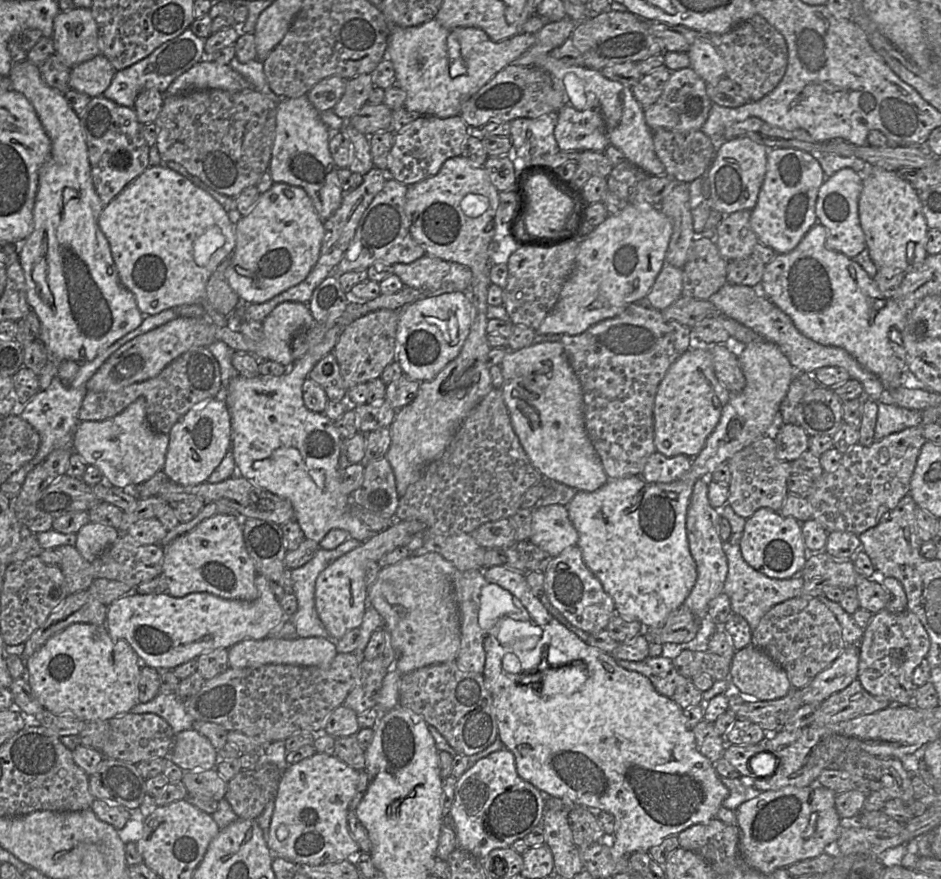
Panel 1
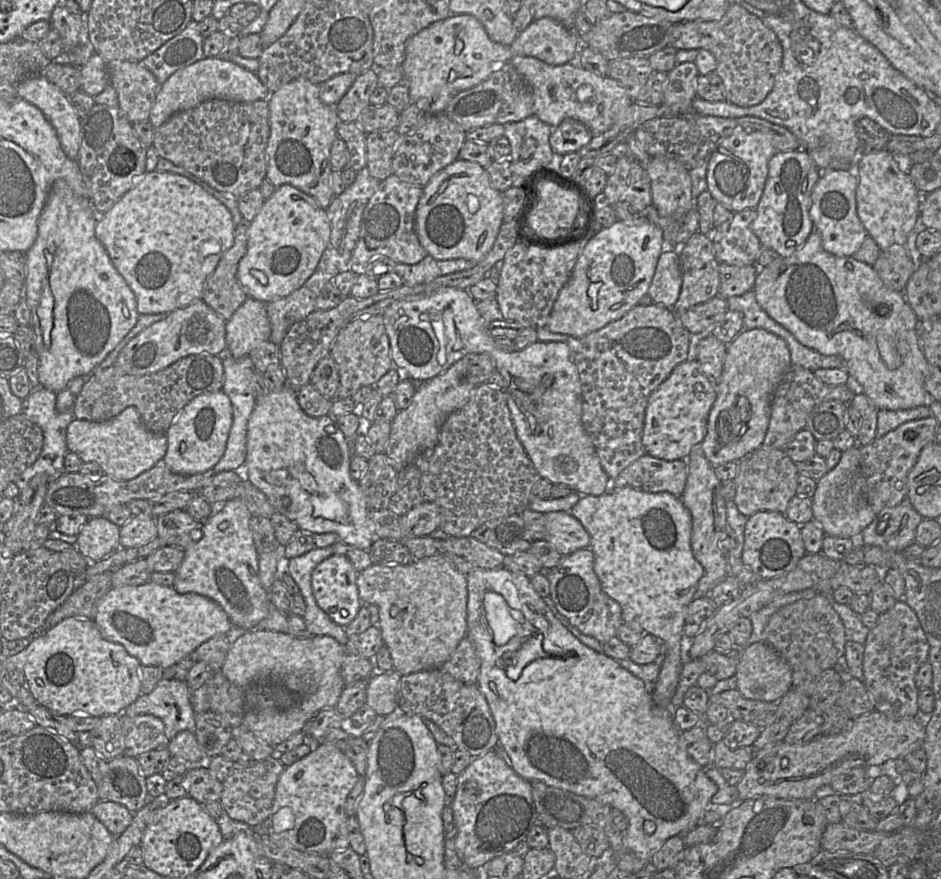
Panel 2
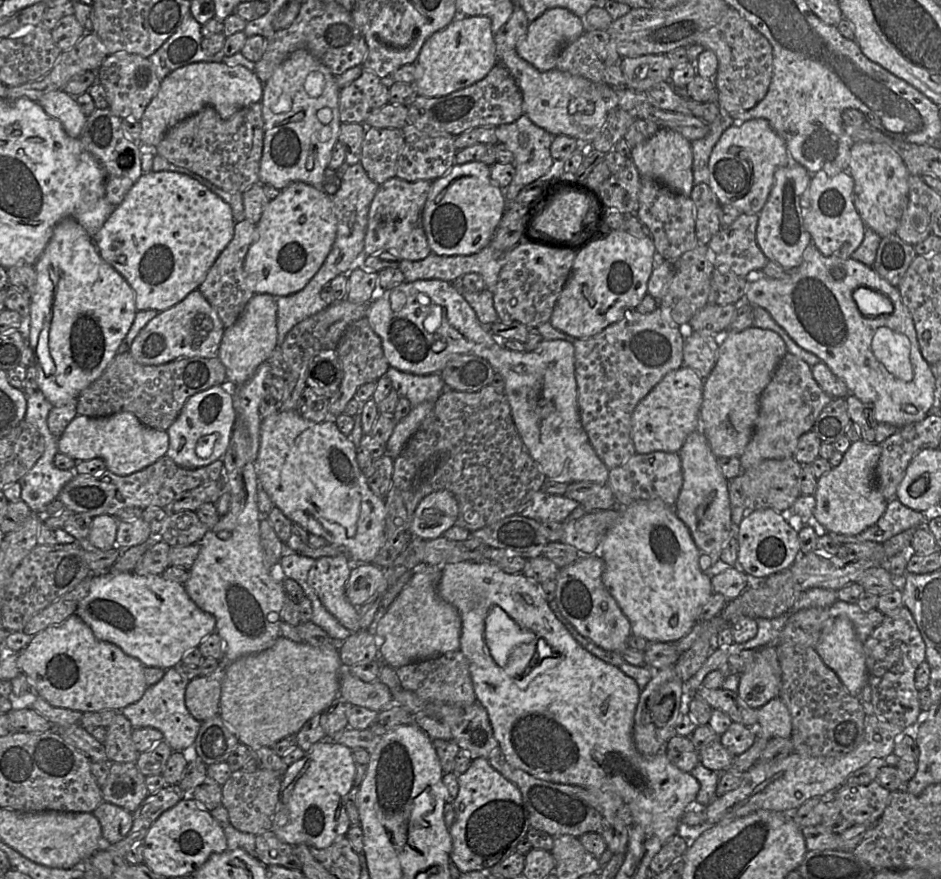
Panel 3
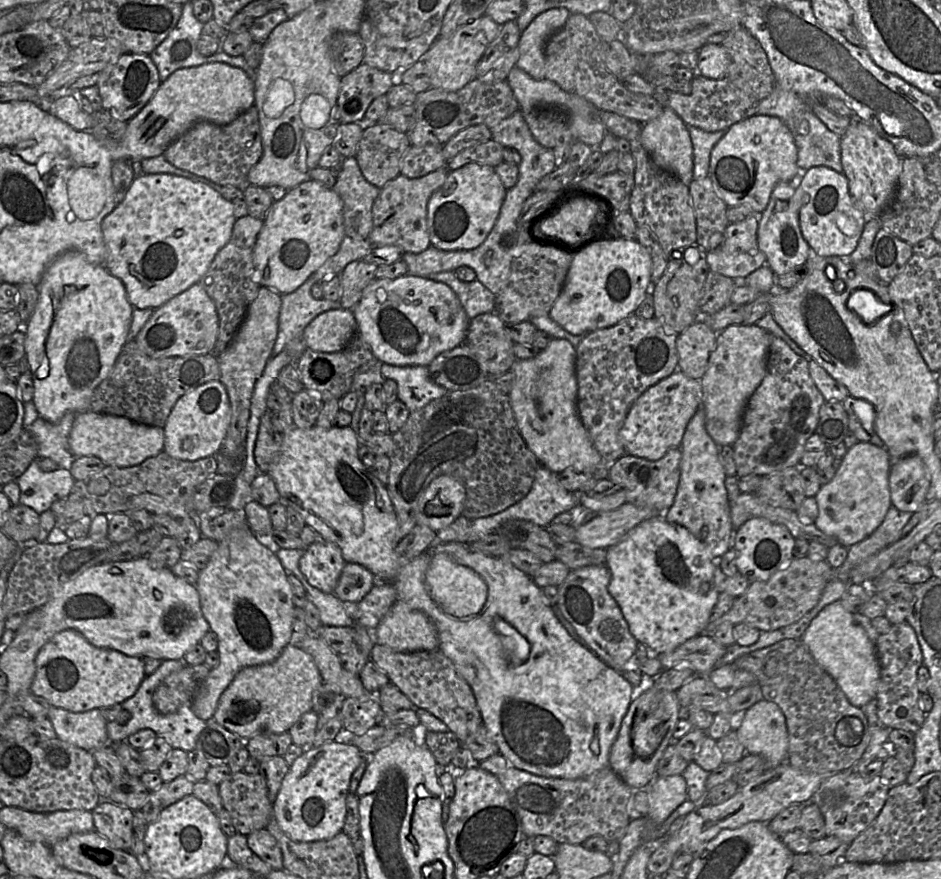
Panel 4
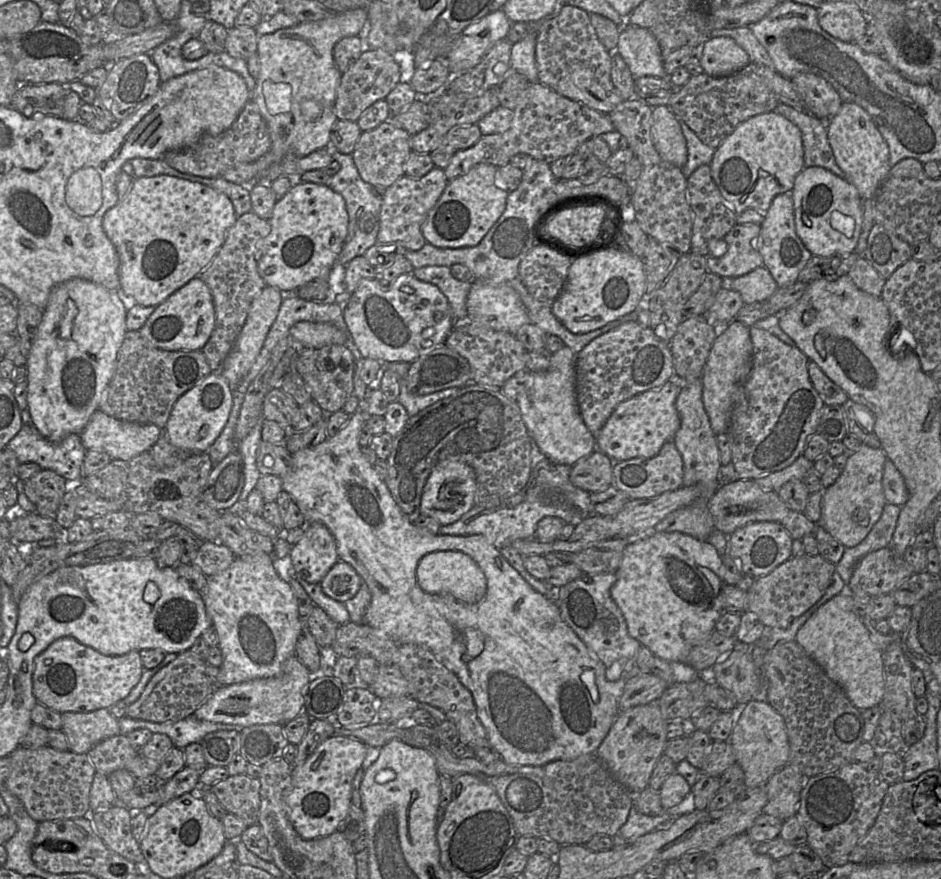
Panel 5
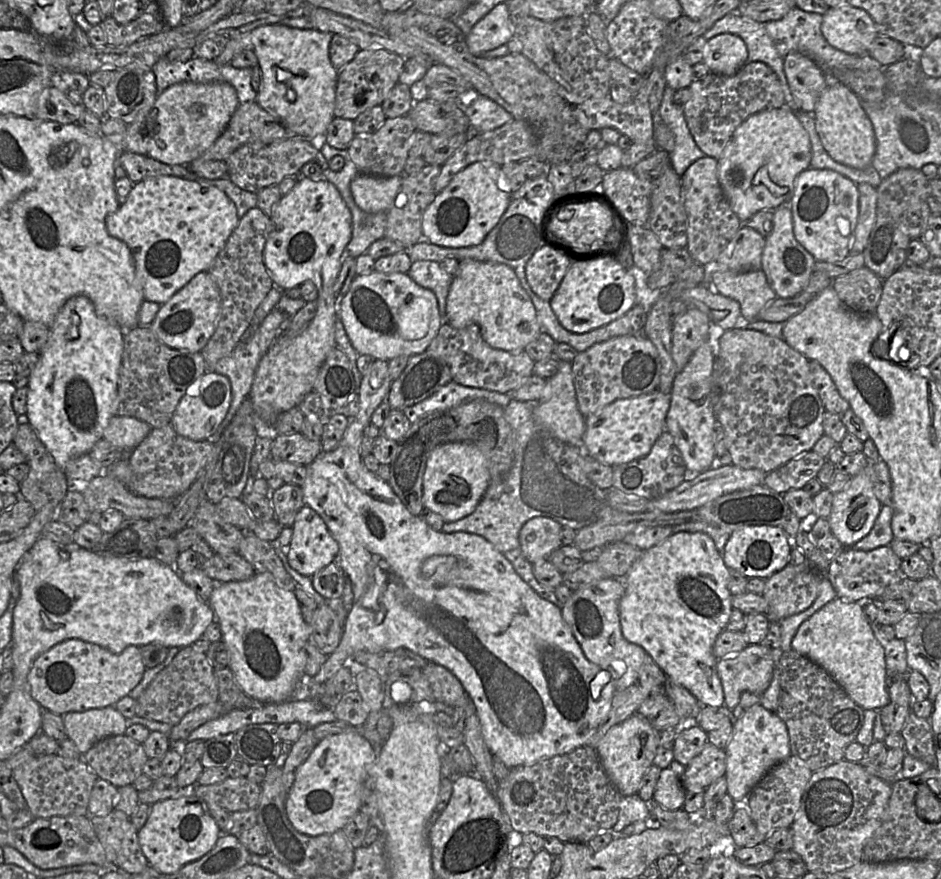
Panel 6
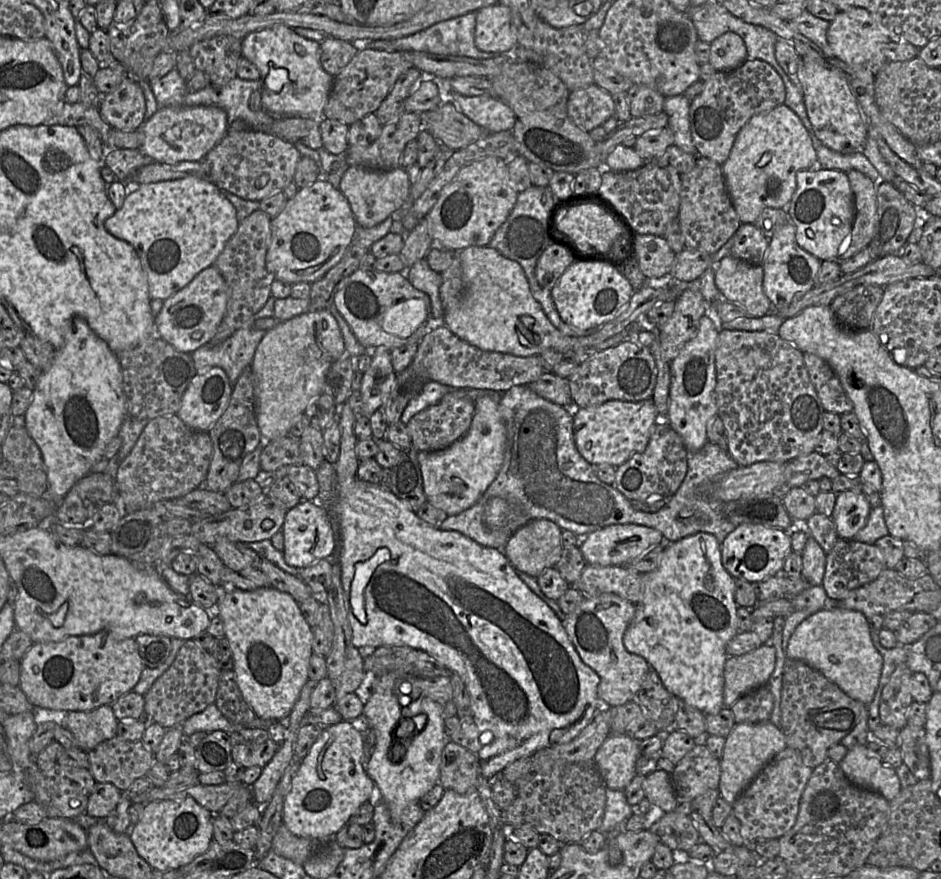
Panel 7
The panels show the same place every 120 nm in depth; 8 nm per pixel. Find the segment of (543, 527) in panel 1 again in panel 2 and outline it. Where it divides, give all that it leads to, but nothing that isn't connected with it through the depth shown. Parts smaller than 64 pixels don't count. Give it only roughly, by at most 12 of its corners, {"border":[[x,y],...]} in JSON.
{"border":[[569,511],[544,513],[546,541],[563,556],[590,547]]}

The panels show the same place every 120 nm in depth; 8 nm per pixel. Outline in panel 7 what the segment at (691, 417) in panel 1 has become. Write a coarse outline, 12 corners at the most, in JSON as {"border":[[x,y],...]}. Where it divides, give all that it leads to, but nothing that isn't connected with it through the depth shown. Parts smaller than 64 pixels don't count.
{"border":[[651,399],[573,410],[573,438],[593,467],[645,450],[660,420]]}

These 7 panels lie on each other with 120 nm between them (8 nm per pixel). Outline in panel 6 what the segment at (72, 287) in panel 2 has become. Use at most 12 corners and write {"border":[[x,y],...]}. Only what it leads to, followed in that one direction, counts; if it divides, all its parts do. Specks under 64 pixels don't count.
{"border":[[59,311],[28,423],[63,471],[115,415],[124,331]]}

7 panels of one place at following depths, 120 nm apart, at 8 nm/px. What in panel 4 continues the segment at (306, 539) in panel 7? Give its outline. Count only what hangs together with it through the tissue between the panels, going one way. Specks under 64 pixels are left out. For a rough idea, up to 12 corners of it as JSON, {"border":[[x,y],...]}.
{"border":[[322,539],[299,560],[308,583],[334,593],[345,564]]}

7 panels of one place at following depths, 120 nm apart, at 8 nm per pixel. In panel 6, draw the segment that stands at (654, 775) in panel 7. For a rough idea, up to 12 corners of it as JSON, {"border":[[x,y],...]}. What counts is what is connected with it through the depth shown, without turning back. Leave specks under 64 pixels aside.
{"border":[[669,767],[653,799],[668,810],[683,808],[686,790]]}

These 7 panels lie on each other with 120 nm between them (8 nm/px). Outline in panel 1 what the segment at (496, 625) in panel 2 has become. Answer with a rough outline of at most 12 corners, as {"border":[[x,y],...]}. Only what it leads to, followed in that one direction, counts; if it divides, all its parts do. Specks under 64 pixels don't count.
{"border":[[497,584],[480,594],[478,621],[491,631],[520,610],[518,599]]}

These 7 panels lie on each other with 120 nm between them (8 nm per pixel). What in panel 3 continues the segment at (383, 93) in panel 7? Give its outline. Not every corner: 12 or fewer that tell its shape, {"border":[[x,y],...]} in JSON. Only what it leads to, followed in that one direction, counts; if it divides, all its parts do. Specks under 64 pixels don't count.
{"border":[[364,69],[340,89],[342,123],[364,123],[383,80]]}

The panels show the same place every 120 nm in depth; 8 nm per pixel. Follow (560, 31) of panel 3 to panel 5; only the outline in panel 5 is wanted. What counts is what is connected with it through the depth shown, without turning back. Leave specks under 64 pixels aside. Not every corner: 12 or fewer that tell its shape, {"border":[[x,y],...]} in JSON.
{"border":[[539,24],[511,48],[512,70],[538,81],[535,49]]}

